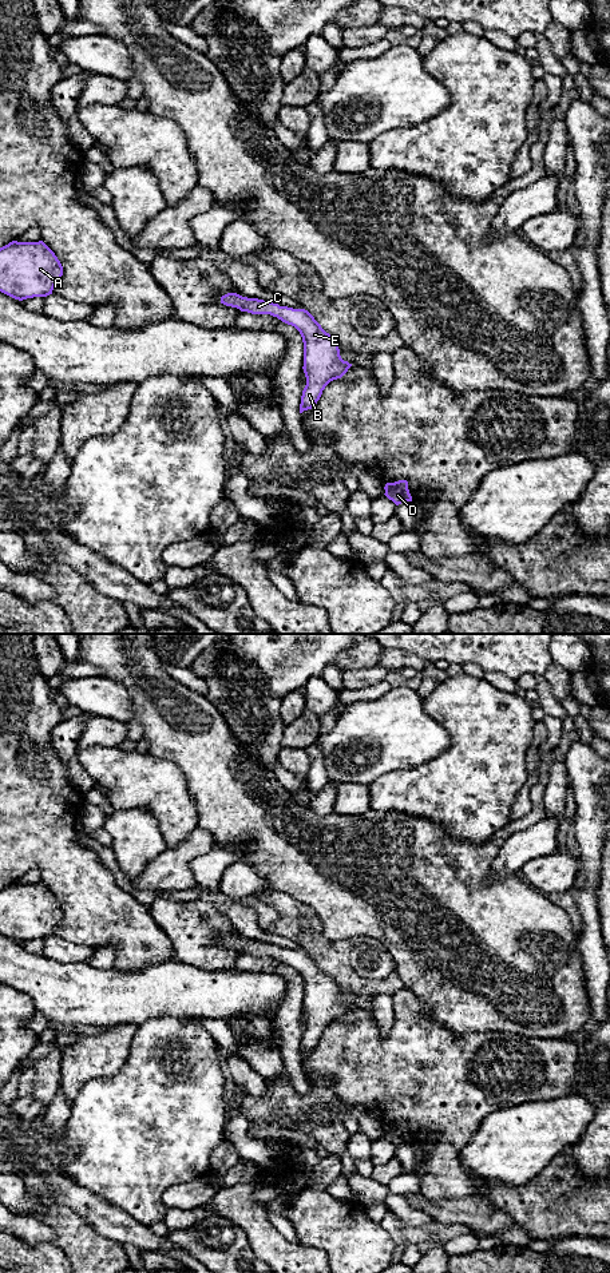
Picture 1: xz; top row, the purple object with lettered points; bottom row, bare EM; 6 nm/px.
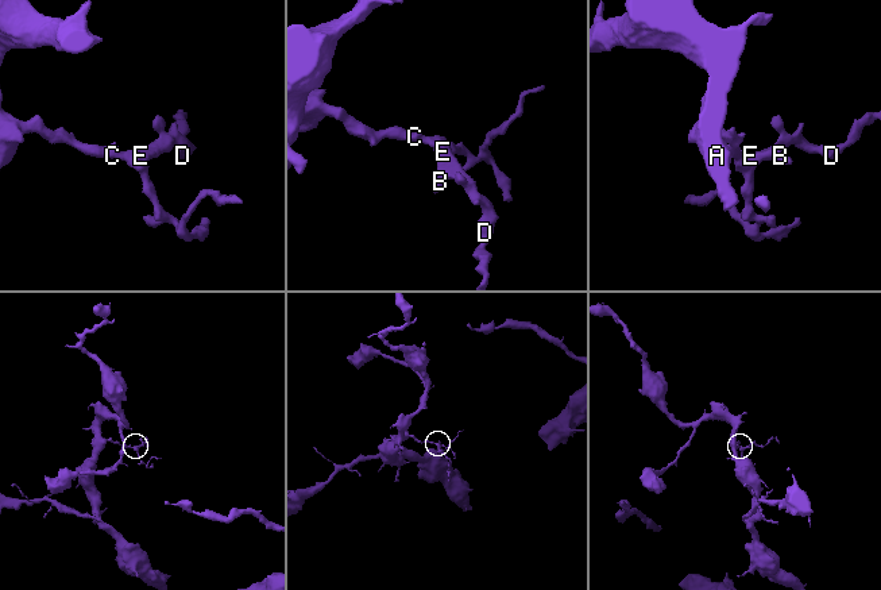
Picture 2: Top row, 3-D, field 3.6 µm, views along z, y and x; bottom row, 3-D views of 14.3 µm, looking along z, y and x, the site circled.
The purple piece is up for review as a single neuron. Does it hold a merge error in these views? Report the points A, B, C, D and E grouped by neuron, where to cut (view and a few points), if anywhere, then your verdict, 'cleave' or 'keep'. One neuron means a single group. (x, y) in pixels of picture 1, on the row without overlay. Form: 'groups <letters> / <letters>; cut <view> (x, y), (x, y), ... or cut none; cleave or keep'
groups A B C D E; cut none; keep

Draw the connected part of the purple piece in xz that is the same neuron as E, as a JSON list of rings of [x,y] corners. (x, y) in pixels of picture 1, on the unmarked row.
[[[237,935],[222,937],[221,945],[251,956],[270,956],[300,973],[304,984],[302,1011],[306,1019],[300,1055],[312,1051],[320,1042],[325,1028],[330,1023],[341,1020],[352,1008],[341,1000],[338,987],[333,979],[305,951],[280,948],[270,943],[247,940]]]

